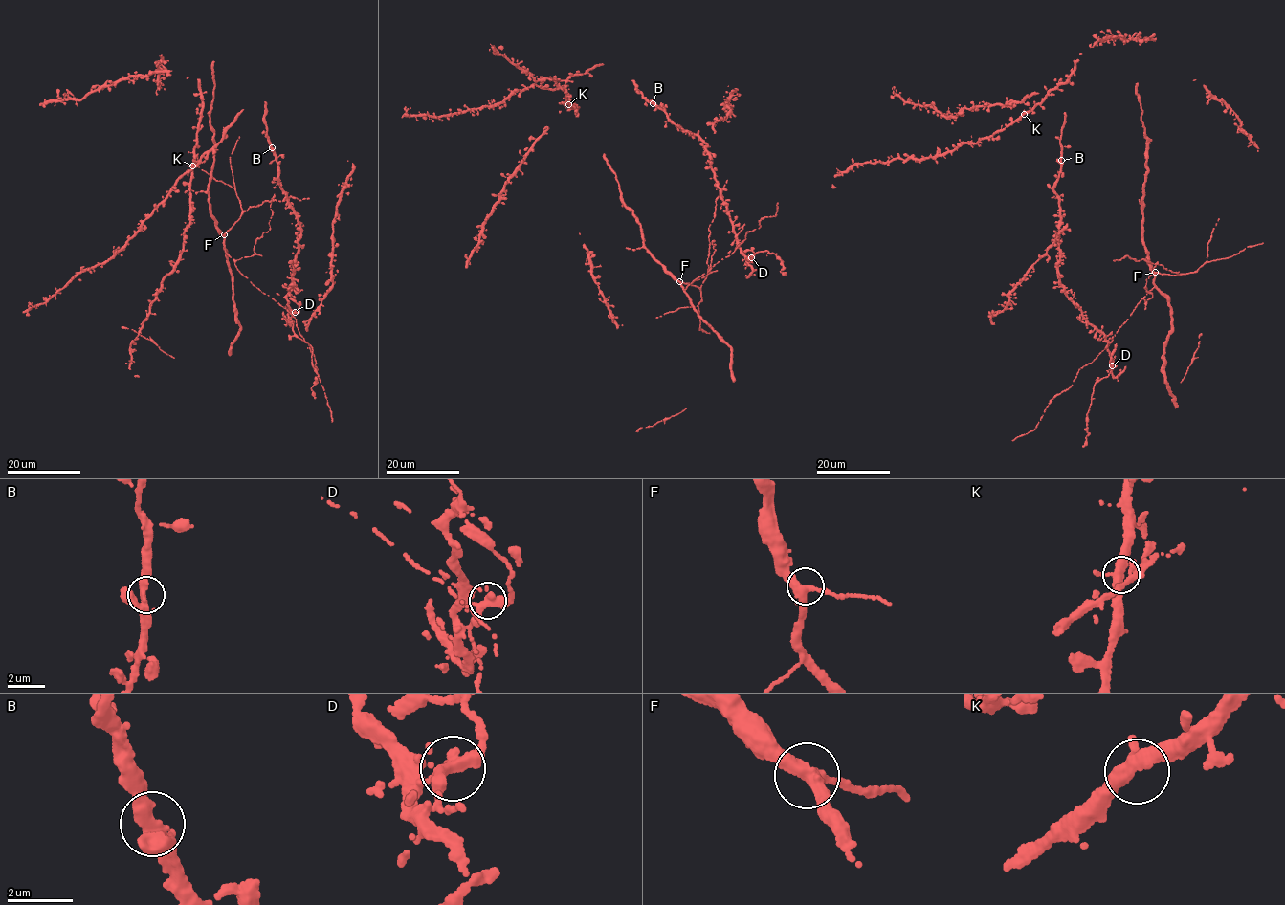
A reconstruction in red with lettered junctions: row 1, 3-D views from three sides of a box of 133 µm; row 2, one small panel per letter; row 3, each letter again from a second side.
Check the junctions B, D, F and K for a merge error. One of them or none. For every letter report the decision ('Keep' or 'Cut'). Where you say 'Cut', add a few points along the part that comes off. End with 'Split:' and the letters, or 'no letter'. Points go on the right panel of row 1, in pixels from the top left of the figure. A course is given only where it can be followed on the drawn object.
B: Keep
D: Cut. Course of the part to remove: (1113, 365), (1105, 377), (1096, 381), (1087, 412), (1088, 434), (1082, 447)
F: Keep
K: Keep
Split: D

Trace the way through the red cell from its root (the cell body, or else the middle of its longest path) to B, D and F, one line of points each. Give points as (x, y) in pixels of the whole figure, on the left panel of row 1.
B: (300, 225), (278, 182), (277, 163), (272, 147)
D: (300, 225), (299, 253), (290, 294), (287, 296), (287, 306), (291, 312), (294, 312)
F: (300, 225), (288, 303), (283, 306), (237, 269), (224, 248), (224, 234)

